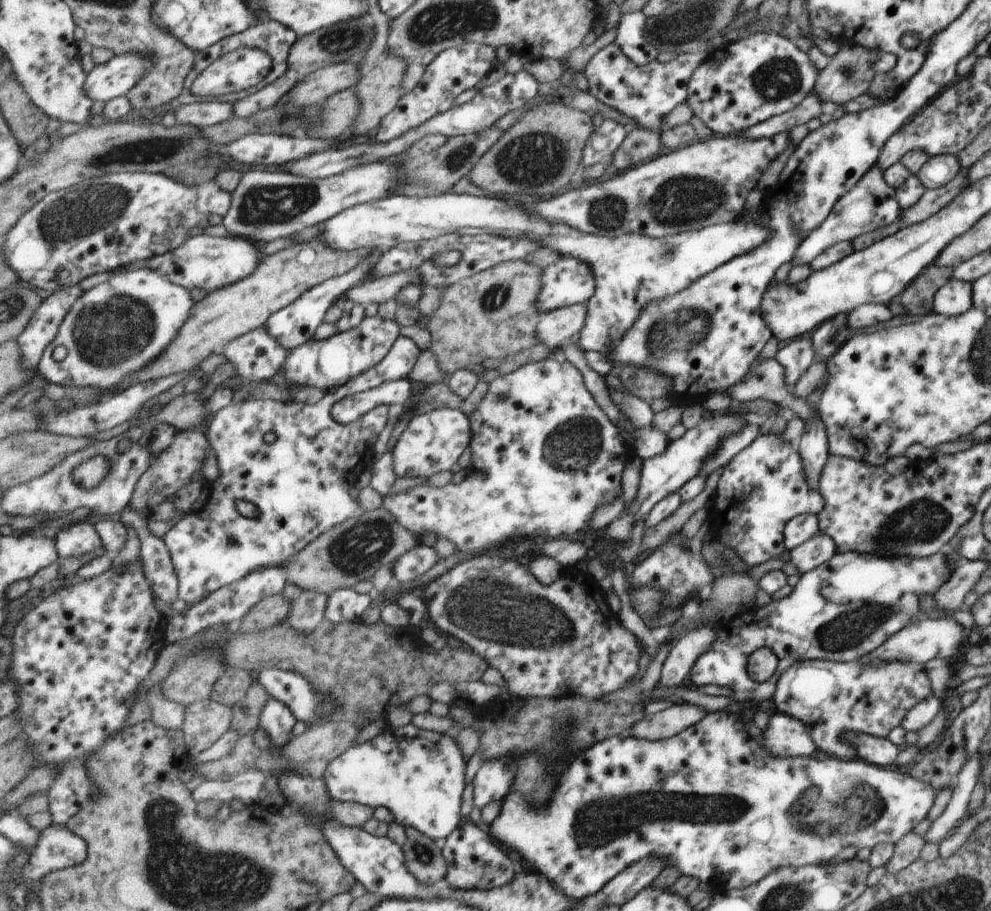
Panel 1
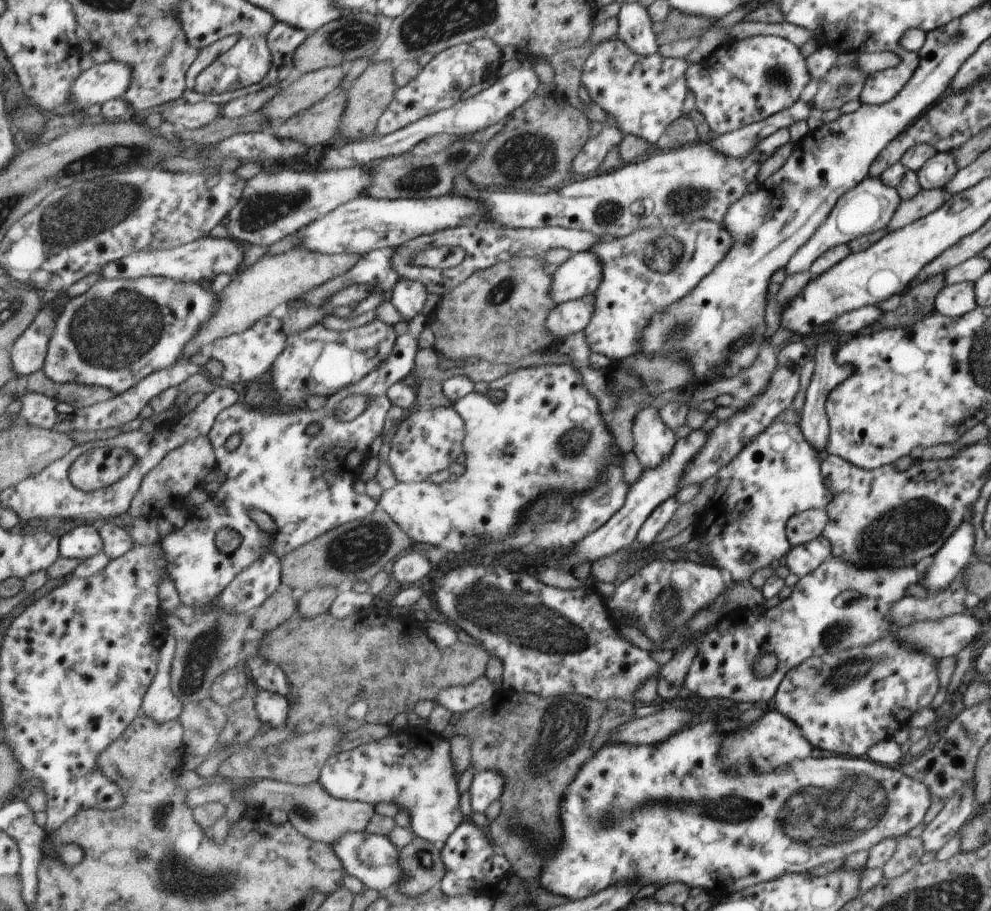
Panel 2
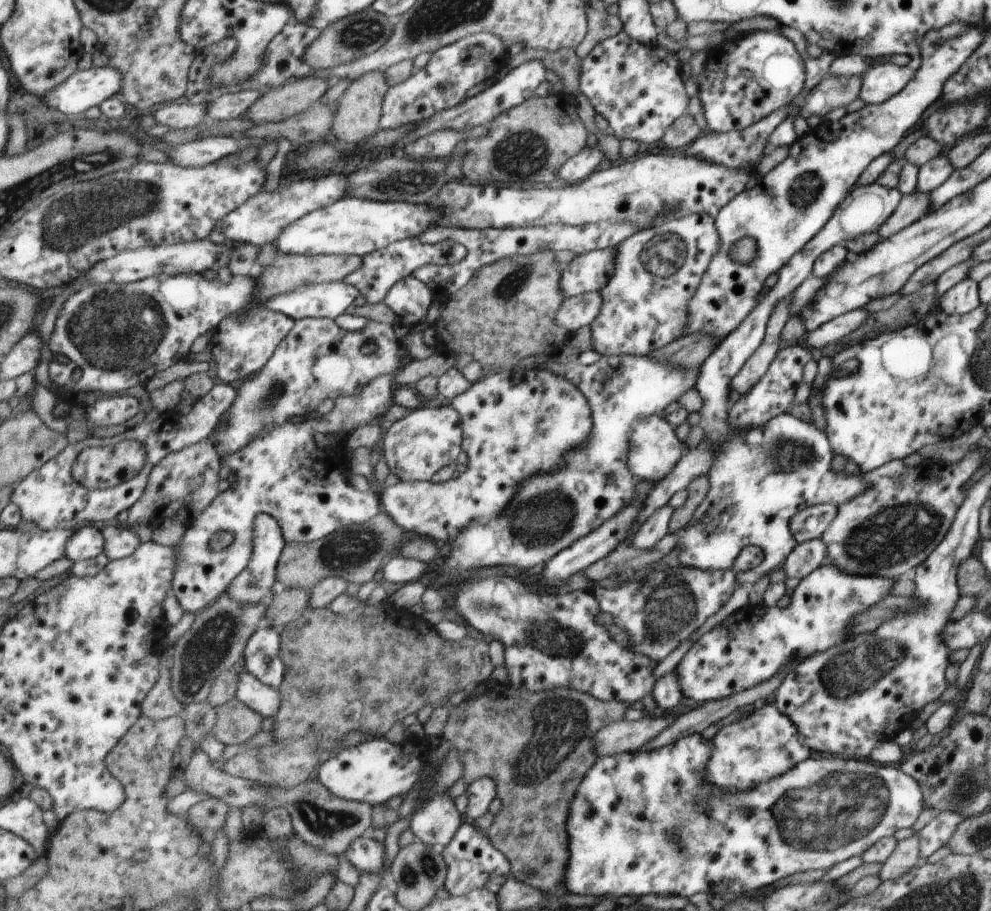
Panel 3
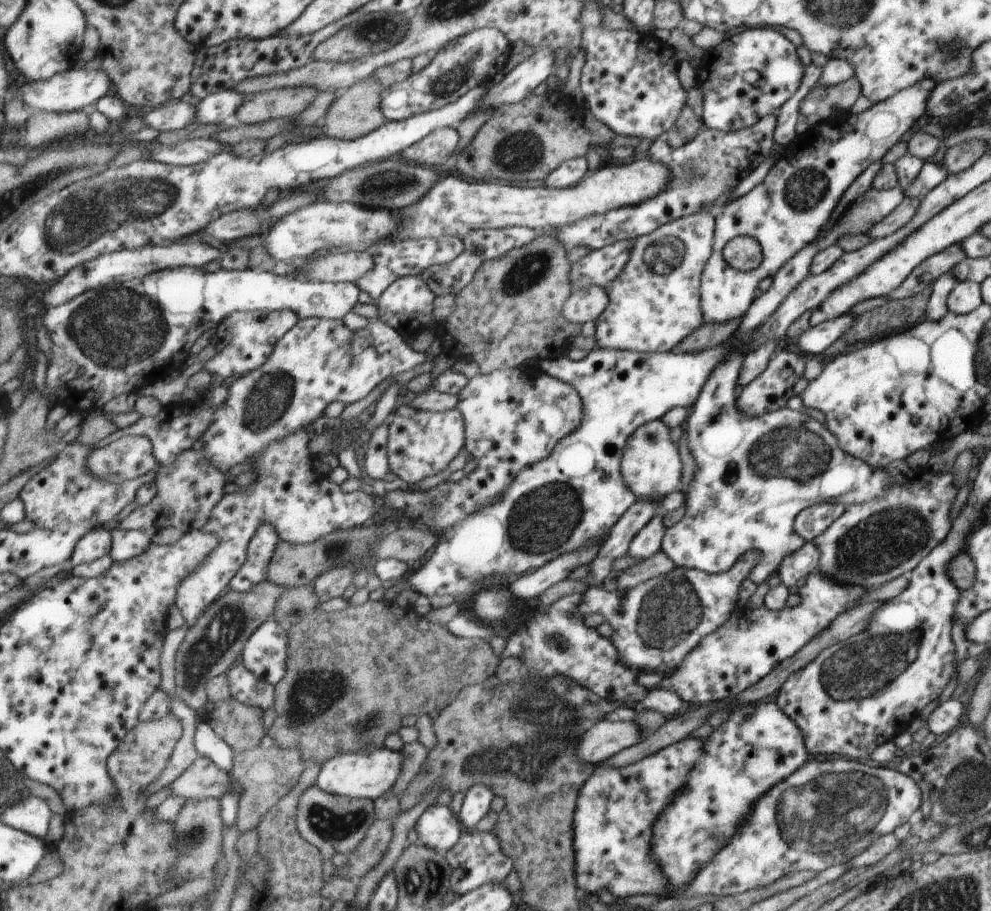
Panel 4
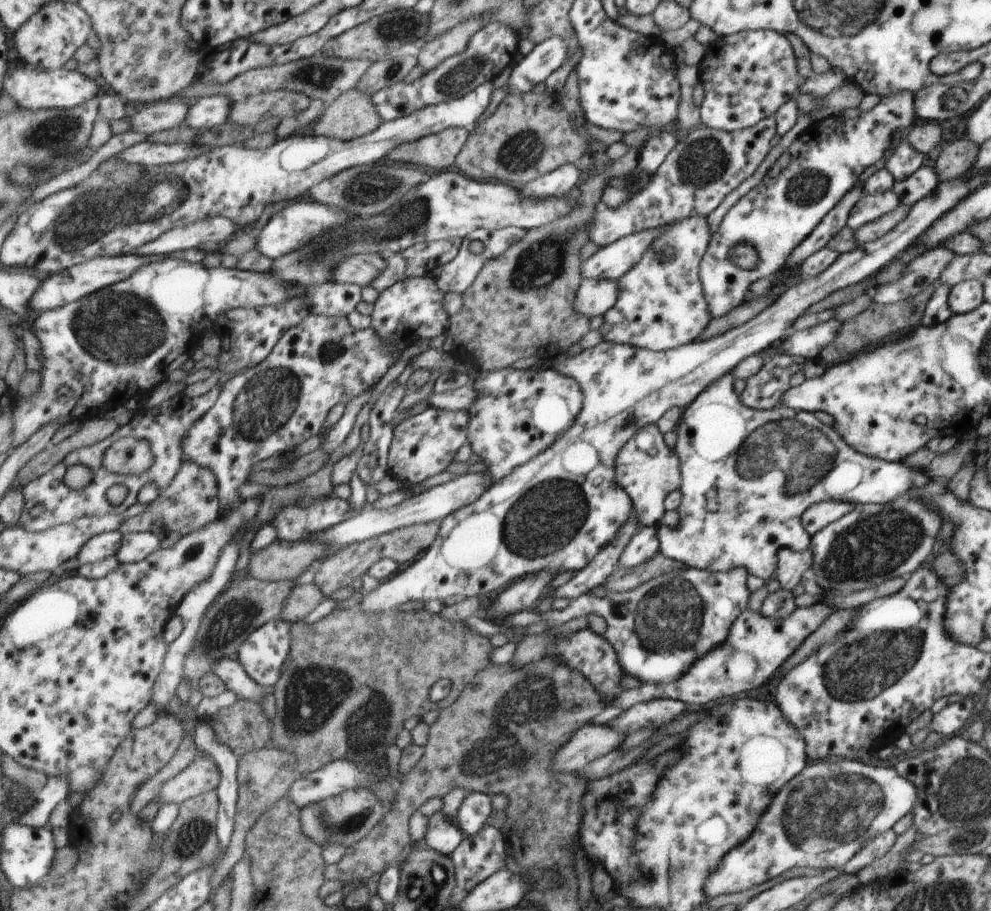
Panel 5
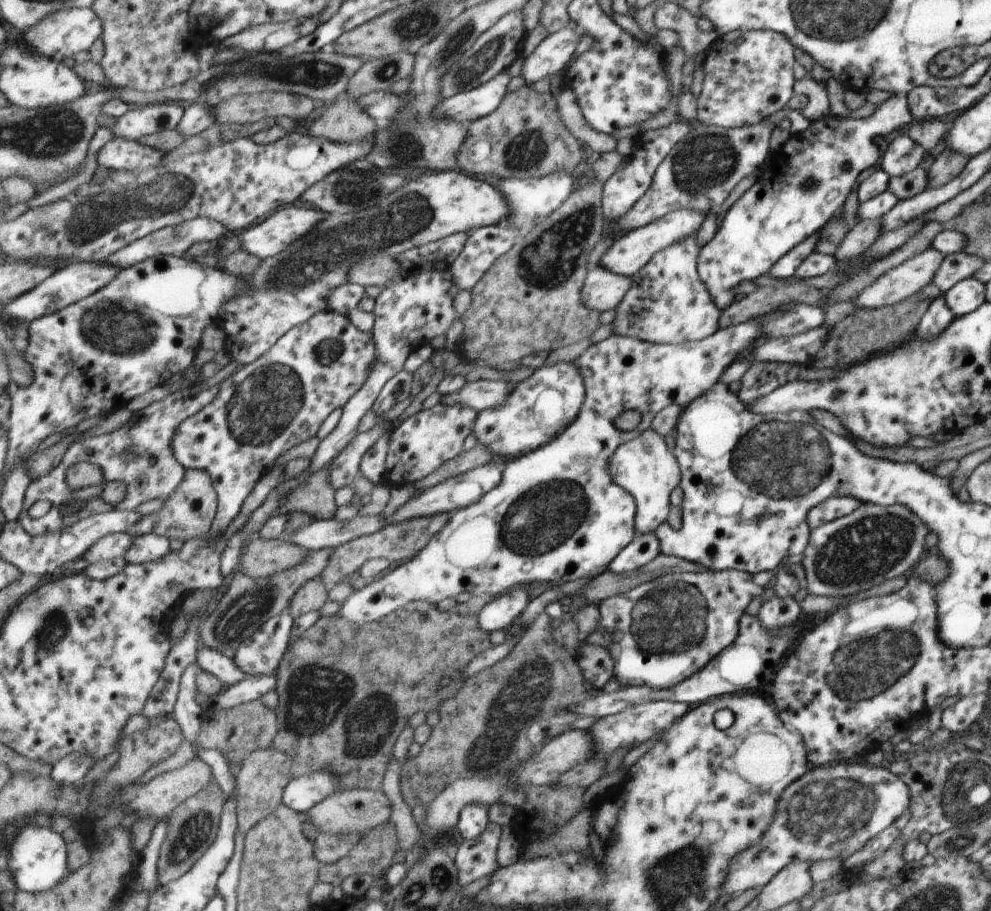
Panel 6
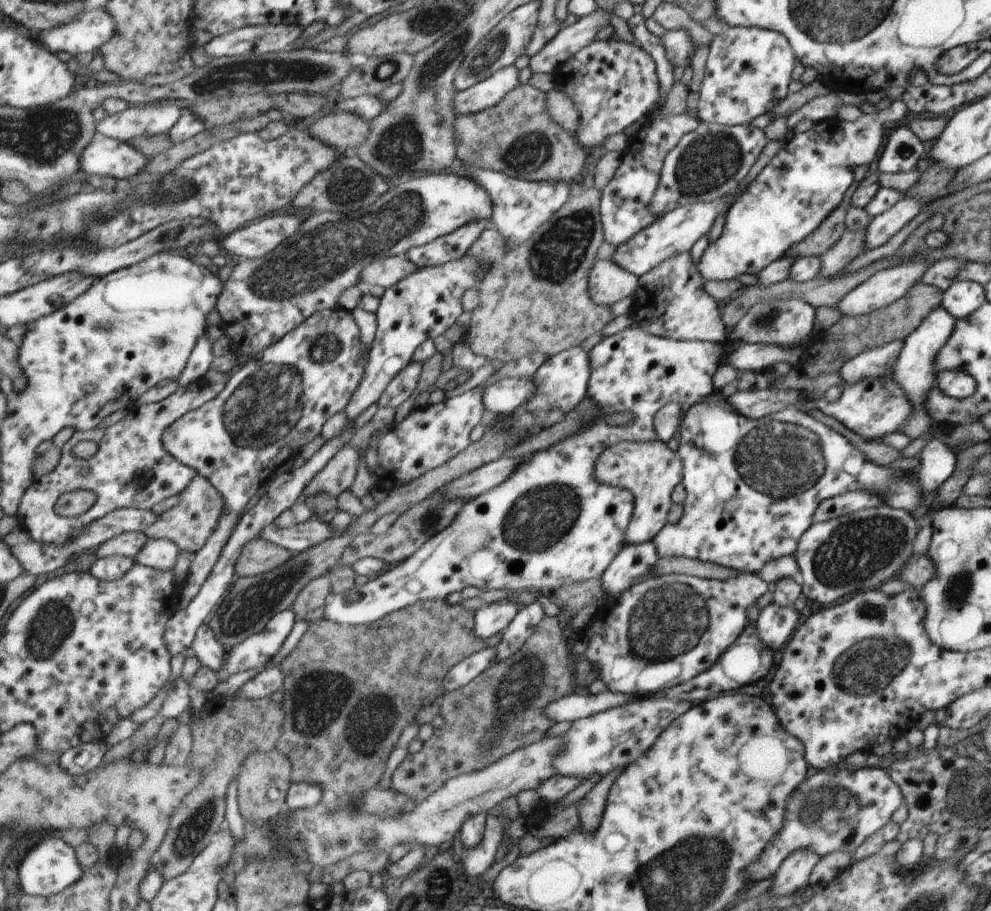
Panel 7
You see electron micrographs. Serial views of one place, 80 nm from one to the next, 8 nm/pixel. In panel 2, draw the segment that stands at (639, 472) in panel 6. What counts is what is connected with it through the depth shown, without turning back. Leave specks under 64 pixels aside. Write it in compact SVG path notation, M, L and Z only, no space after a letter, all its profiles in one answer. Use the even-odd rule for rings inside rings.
M647 406L637 410L631 421L633 449L643 469L660 466L669 458L677 439L673 430L665 426L659 412Z

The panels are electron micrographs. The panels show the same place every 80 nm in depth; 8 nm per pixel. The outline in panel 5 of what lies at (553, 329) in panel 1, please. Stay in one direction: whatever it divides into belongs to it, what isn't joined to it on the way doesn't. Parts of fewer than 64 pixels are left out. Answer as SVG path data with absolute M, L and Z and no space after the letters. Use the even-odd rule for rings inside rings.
M585 278L581 280L576 298L573 300L573 310L591 318L602 316L613 308L617 300L617 282L603 278Z

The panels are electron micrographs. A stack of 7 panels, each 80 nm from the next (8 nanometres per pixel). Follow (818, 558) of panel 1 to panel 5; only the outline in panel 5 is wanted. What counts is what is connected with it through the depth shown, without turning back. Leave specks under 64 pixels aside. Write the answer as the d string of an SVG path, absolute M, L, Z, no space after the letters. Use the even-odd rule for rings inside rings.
M805 548L800 552L785 549L779 552L779 563L773 578L779 582L779 588L791 591L800 582L801 574L811 566L811 550Z

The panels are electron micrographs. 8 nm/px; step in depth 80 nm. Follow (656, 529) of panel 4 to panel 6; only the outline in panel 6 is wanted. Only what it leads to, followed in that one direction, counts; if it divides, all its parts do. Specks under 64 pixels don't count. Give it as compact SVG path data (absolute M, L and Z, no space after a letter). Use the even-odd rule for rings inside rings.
M653 533L638 535L628 547L624 547L616 555L616 559L608 565L606 571L613 574L623 574L623 572L629 574L651 562L658 553L658 541Z

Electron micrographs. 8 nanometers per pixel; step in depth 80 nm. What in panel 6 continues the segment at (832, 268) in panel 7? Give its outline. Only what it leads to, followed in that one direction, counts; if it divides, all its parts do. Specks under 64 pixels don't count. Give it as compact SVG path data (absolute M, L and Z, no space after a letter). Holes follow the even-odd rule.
M879 219L859 221L851 225L845 239L833 254L836 264L862 255L880 236L881 230L882 222Z

